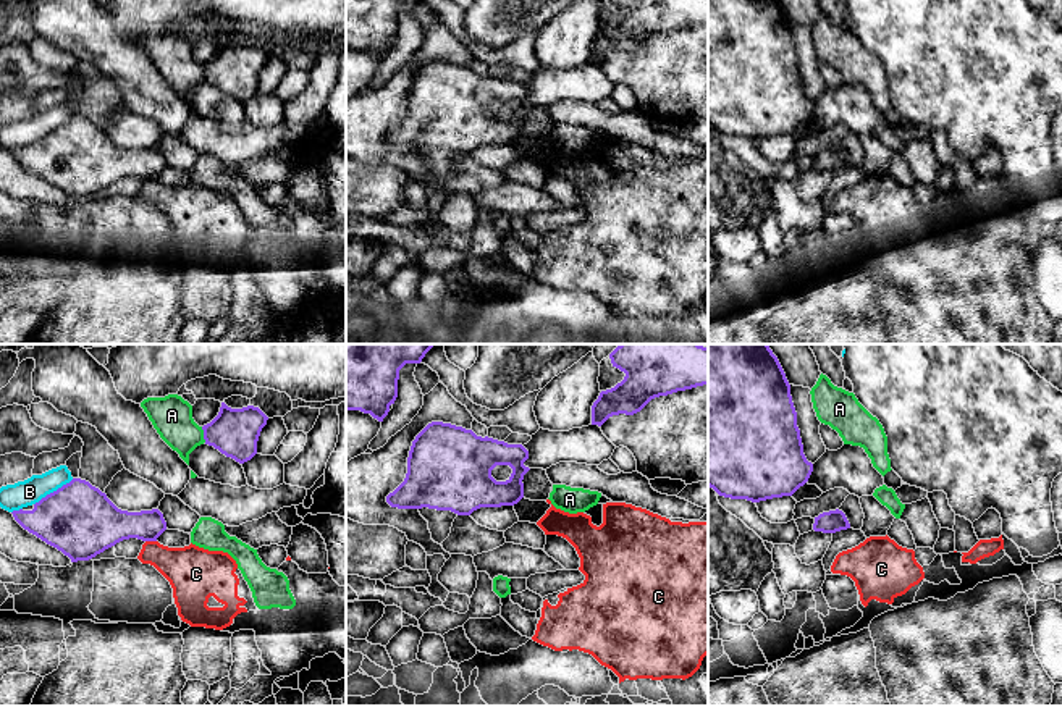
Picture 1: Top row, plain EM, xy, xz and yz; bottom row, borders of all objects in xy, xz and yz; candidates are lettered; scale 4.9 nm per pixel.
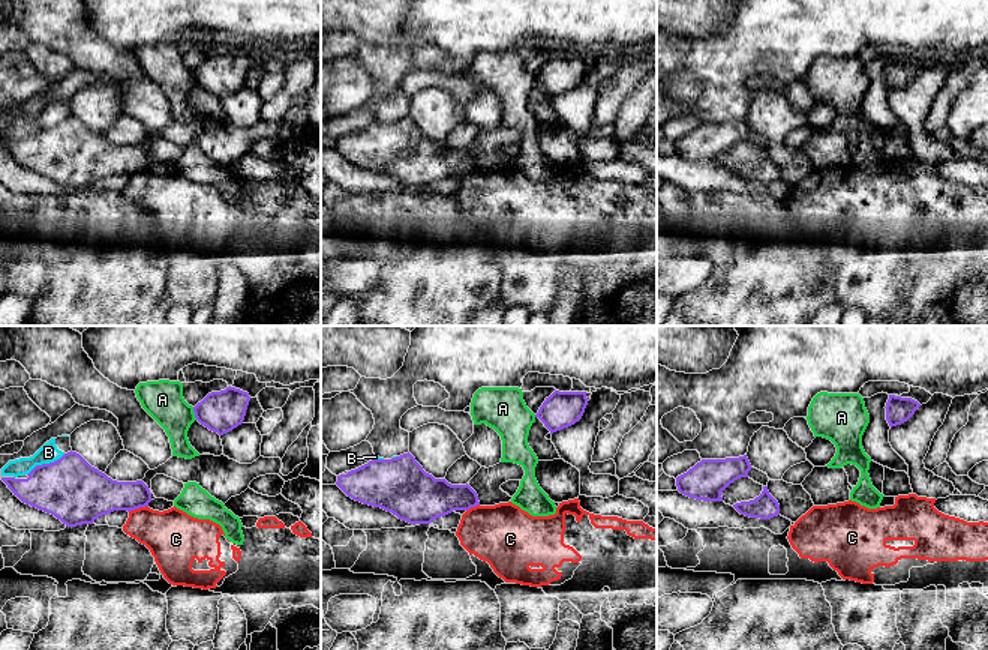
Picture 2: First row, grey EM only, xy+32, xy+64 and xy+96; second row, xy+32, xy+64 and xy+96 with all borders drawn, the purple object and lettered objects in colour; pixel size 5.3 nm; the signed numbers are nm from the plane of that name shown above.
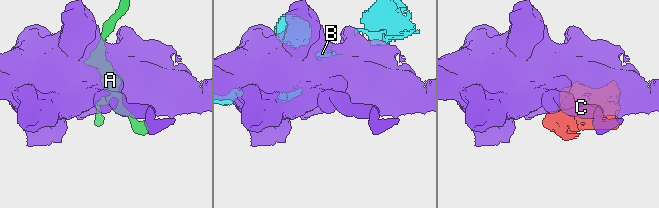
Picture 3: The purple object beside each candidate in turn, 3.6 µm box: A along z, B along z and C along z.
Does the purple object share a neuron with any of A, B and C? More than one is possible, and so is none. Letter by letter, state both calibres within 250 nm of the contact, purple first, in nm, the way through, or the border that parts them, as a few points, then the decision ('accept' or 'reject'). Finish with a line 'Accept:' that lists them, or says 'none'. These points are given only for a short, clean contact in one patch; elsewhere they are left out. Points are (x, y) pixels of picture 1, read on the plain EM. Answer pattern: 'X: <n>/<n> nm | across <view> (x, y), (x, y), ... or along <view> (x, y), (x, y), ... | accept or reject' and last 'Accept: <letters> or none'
A: 240/200 nm | reject
B: 360/130 nm | along xy (73, 117), (34, 142) | reject
C: 220/240 nm | along xy (146, 178), (155, 180) | reject
Accept: none

